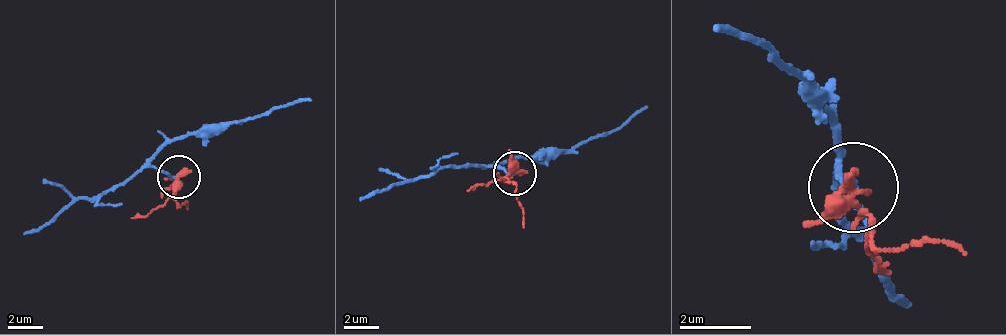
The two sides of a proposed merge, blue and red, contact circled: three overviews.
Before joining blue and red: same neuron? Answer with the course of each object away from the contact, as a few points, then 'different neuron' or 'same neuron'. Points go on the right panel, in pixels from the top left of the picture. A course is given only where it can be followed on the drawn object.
course blue (855, 185), (837, 158), (819, 95), (765, 41), (711, 23); course red (855, 185), (882, 248), (945, 239), (963, 257); different neuron

